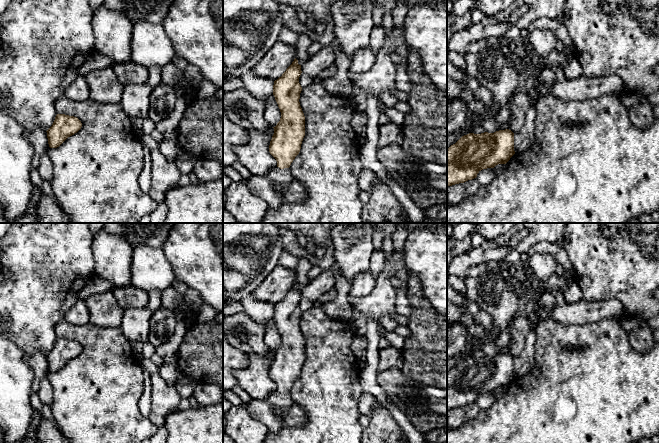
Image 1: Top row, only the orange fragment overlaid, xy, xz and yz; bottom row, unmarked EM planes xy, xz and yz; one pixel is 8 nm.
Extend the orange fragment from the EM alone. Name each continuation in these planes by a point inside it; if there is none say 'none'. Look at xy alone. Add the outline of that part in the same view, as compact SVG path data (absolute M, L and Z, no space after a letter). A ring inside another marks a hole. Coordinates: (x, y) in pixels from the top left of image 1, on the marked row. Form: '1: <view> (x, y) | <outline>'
none

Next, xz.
1: xz (268, 187) | M276 167L266 175L252 175L246 184L254 195L267 203L268 211L273 211L285 203L281 189L293 181L294 177L289 168Z

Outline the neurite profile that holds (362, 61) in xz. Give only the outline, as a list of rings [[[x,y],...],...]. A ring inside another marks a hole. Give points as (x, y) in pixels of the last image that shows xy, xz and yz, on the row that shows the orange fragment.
[[[370,46],[357,51],[351,57],[350,72],[354,74],[366,73],[373,67],[376,61],[376,53]]]

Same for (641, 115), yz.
[[[641,102],[628,109],[629,118],[638,128],[648,127],[653,118],[653,107],[650,103]]]

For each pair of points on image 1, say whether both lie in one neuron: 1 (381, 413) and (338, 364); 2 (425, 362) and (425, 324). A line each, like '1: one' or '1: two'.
1: two
2: one

